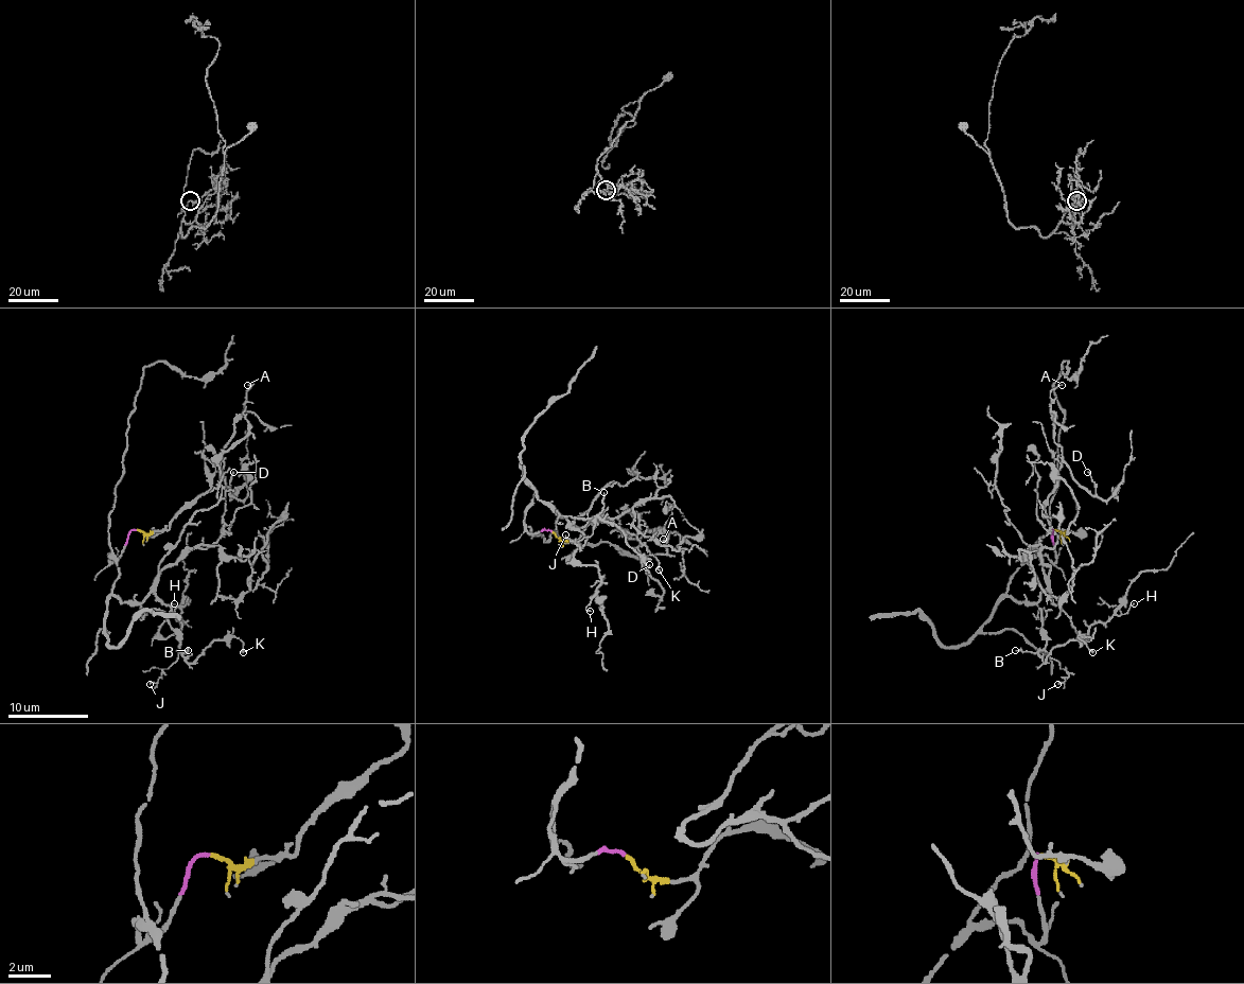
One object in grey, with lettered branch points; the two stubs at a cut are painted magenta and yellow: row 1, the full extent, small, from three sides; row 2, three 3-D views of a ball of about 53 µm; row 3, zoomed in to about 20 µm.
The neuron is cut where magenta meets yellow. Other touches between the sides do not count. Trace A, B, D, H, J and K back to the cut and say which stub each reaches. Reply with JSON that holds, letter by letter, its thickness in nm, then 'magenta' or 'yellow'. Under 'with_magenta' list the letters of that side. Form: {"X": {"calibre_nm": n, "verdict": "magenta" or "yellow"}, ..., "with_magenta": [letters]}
{"A": {"calibre_nm": 130, "verdict": "yellow"}, "B": {"calibre_nm": 160, "verdict": "magenta"}, "D": {"calibre_nm": 120, "verdict": "yellow"}, "H": {"calibre_nm": 110, "verdict": "magenta"}, "J": {"calibre_nm": 110, "verdict": "magenta"}, "K": {"calibre_nm": 120, "verdict": "magenta"}, "with_magenta": ["B", "H", "J", "K"]}

